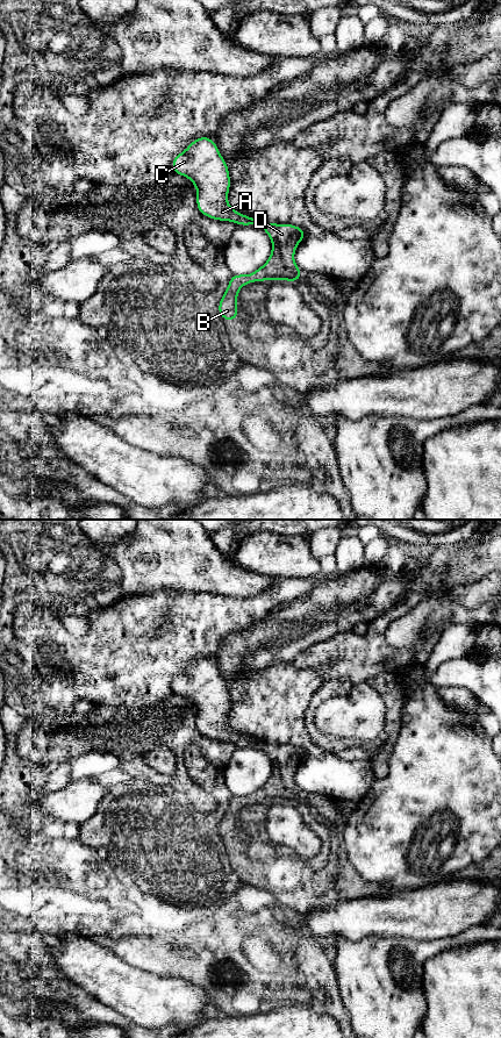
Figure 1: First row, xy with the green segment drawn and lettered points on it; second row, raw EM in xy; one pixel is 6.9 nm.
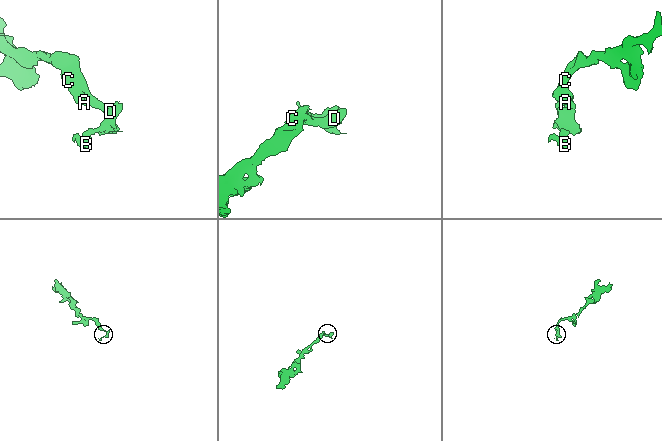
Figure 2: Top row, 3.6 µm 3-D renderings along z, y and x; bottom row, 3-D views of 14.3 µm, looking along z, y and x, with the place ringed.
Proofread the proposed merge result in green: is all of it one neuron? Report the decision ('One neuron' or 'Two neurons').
One neuron

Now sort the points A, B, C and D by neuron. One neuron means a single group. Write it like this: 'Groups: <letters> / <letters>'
Groups: A B C D

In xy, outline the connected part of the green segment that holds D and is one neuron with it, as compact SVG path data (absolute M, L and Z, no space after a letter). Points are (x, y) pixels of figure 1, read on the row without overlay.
M201 657L191 663L187 670L172 681L173 694L187 697L196 709L196 728L206 738L230 742L237 746L258 746L272 761L272 772L267 782L250 795L232 795L222 819L219 835L228 842L237 840L238 811L246 804L266 801L298 802L302 795L294 783L294 774L306 758L301 747L289 744L266 744L238 733L228 724L230 695L226 680L217 665L209 658Z

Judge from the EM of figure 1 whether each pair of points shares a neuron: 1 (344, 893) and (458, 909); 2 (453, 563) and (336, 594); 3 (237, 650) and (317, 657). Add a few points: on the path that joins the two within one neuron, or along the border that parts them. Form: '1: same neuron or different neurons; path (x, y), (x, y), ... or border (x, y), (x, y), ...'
1: different neurons; border (372, 892), (365, 896), (338, 902)
2: different neurons; border (401, 571), (407, 582), (407, 589), (399, 603)
3: different neurons; border (321, 641), (309, 645), (292, 661)

